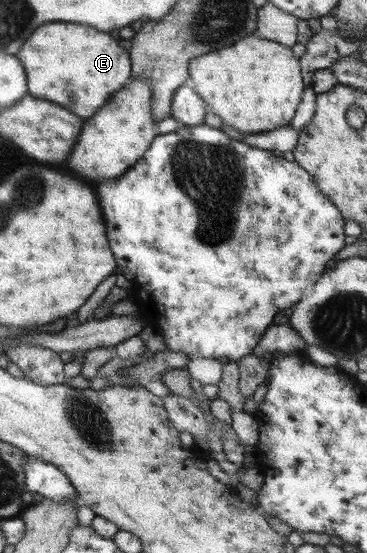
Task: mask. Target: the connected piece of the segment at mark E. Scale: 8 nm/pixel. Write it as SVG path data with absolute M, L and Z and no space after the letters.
M47 22L29 34L21 46L16 58L21 61L29 82L29 94L35 98L51 100L55 104L65 106L73 114L83 119L91 118L101 106L109 102L109 98L121 90L132 78L132 64L129 52L120 46L118 40L110 33L101 32L97 28L71 22Z

